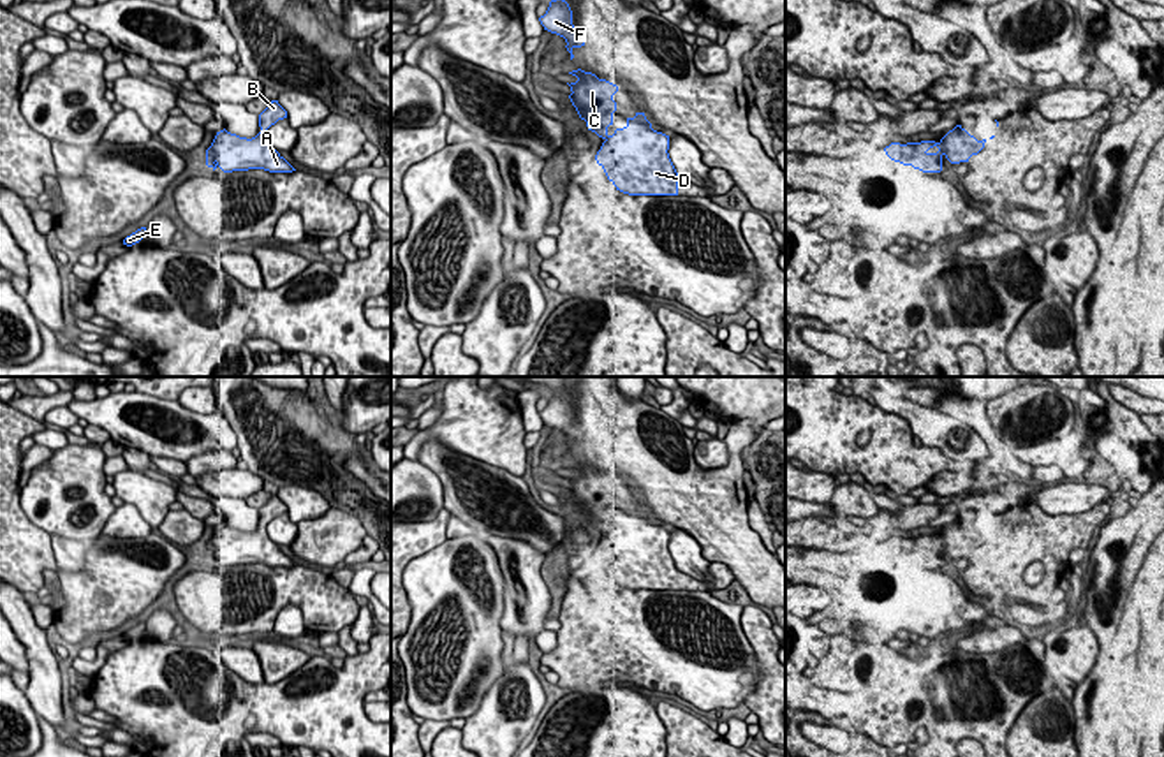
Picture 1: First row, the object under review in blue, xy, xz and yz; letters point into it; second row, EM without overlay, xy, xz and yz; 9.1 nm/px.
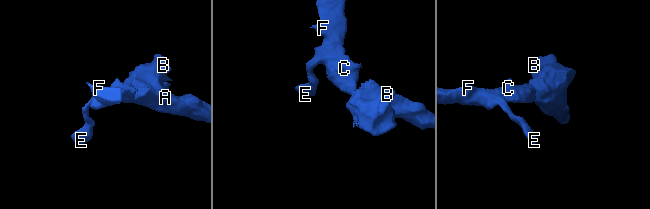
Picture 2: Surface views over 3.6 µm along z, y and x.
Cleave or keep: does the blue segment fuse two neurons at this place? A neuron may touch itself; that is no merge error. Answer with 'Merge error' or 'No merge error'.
No merge error

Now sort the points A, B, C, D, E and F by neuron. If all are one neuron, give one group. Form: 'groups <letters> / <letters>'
groups A B C D E F

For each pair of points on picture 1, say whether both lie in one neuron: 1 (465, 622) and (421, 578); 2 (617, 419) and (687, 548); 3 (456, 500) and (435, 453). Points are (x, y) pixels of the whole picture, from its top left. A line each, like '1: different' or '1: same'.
1: same
2: different
3: same

